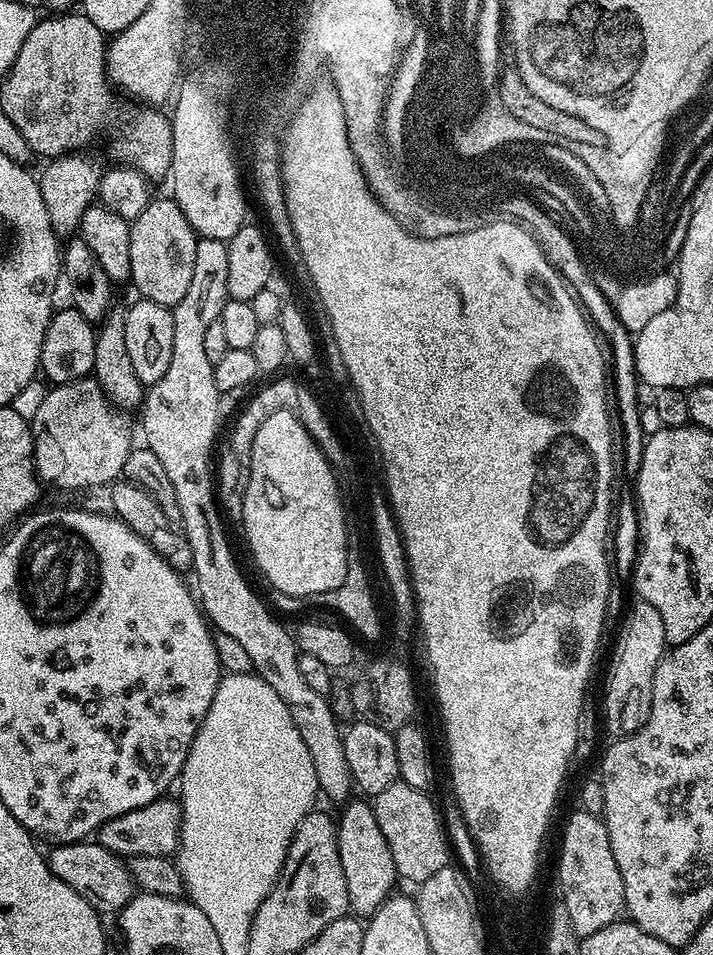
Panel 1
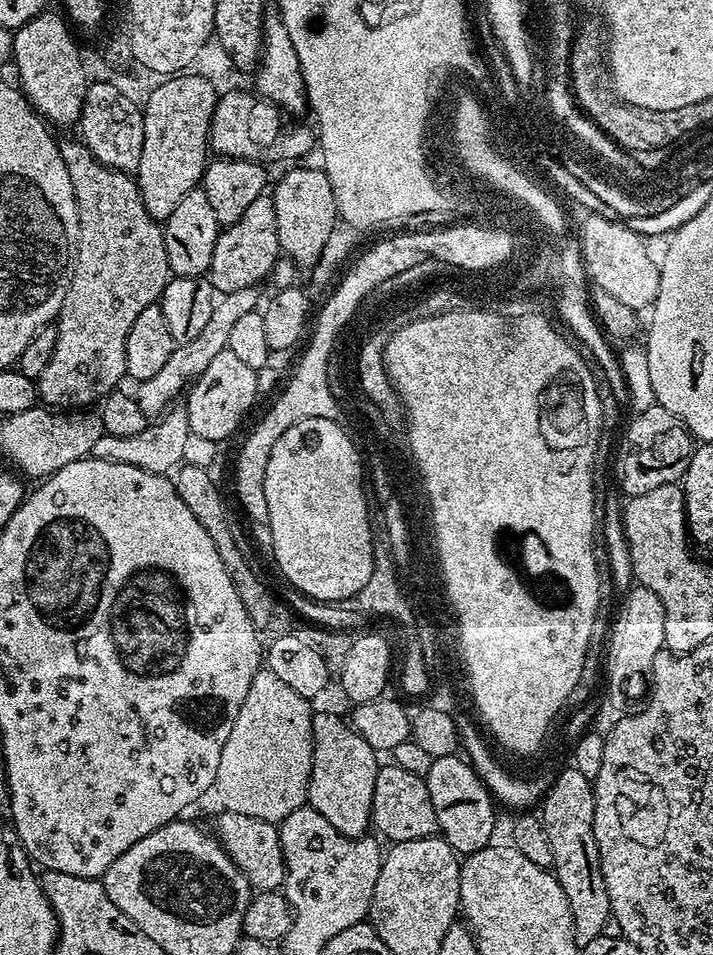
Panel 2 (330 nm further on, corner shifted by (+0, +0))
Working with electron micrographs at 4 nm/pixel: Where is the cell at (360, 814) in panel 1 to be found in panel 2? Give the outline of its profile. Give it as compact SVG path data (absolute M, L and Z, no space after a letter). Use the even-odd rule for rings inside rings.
M317 711L312 718L312 769L308 779L307 803L334 830L347 836L362 836L372 823L374 782L378 754L352 729L351 723L332 712Z

